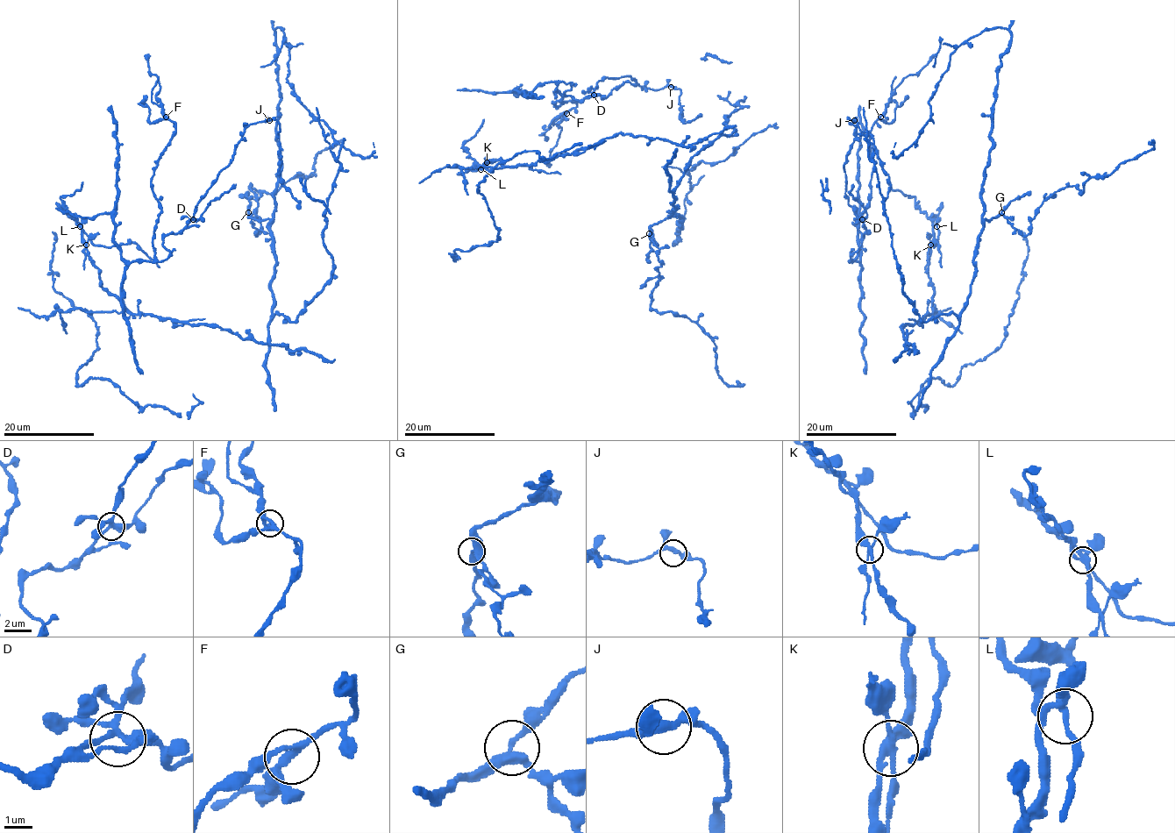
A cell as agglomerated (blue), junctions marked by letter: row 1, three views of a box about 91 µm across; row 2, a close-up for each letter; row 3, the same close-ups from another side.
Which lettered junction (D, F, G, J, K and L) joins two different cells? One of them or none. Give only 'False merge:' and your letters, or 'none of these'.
False merge: K

